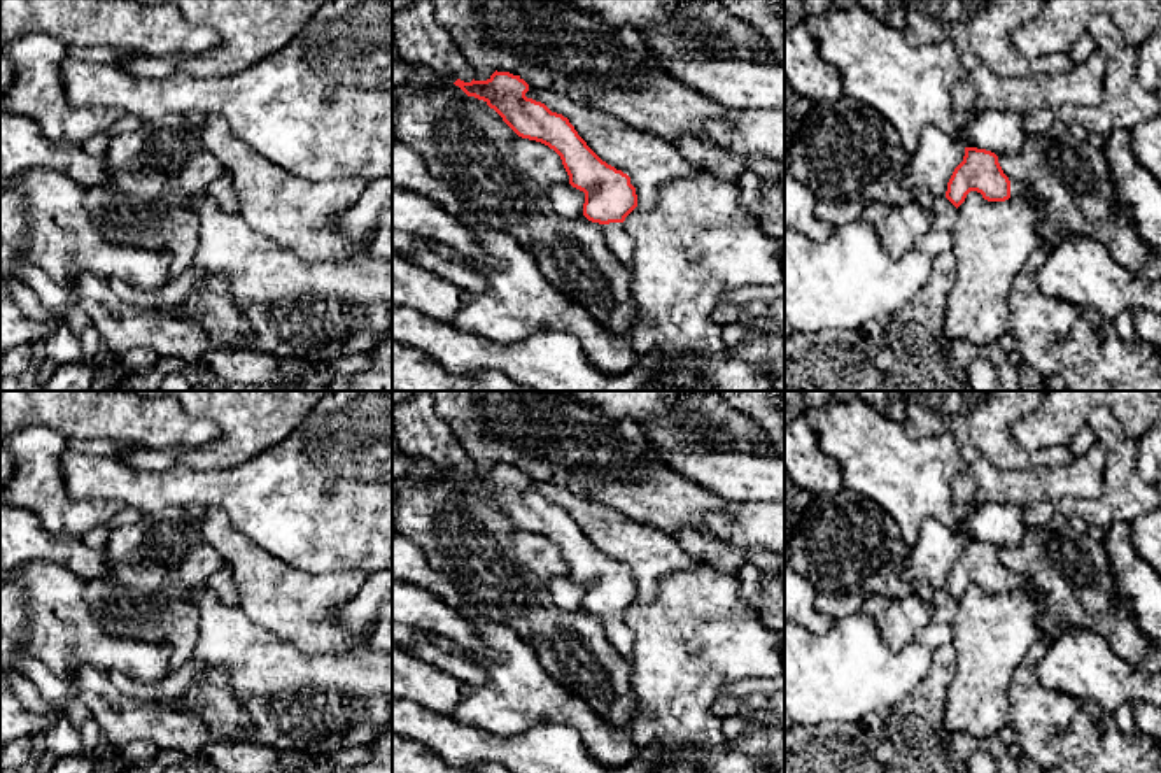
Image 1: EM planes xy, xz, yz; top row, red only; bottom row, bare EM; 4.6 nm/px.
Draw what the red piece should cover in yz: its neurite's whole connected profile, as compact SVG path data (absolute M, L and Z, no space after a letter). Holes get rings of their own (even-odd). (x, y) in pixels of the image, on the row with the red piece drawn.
M965 147L963 161L947 182L946 198L958 209L970 191L981 193L988 202L1005 202L1012 196L1026 198L1035 205L1028 188L1010 182L998 163L998 156L986 149Z

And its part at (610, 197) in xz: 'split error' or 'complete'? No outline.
split error

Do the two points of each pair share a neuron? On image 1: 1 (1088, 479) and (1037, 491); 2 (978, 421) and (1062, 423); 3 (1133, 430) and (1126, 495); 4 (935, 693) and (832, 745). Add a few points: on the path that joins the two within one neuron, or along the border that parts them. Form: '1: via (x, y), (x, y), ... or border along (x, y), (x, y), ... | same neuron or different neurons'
1: via (1076, 479), (1049, 484) | same neuron
2: border along (1035, 409), (1013, 426), (1013, 437), (1028, 453) | different neurons
3: border along (1107, 409), (1135, 442) | different neurons
4: via (909, 719), (883, 745), (858, 745) | same neuron

